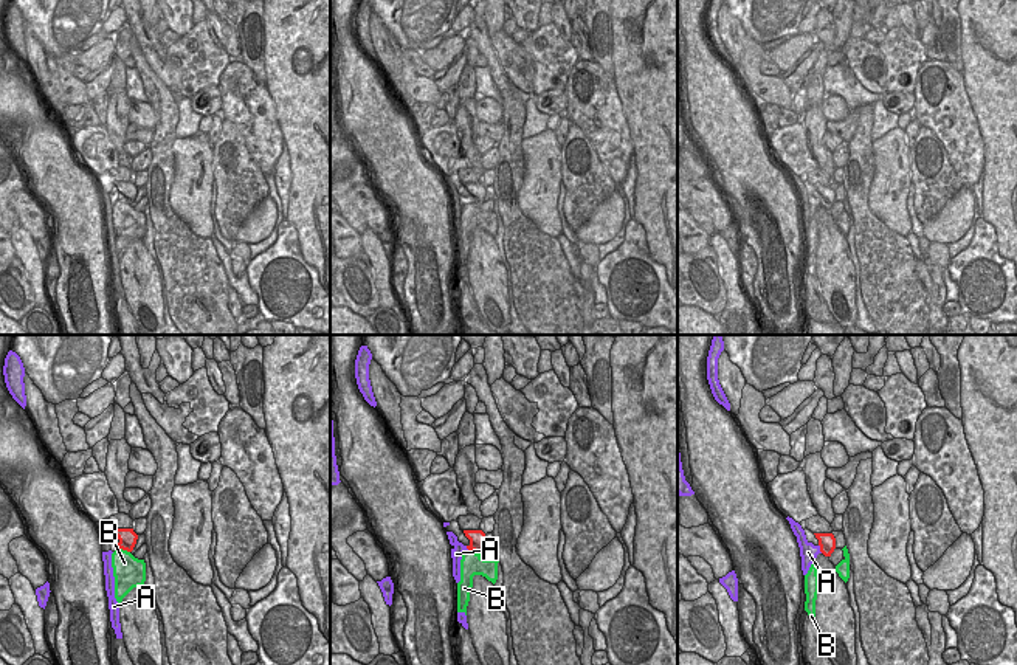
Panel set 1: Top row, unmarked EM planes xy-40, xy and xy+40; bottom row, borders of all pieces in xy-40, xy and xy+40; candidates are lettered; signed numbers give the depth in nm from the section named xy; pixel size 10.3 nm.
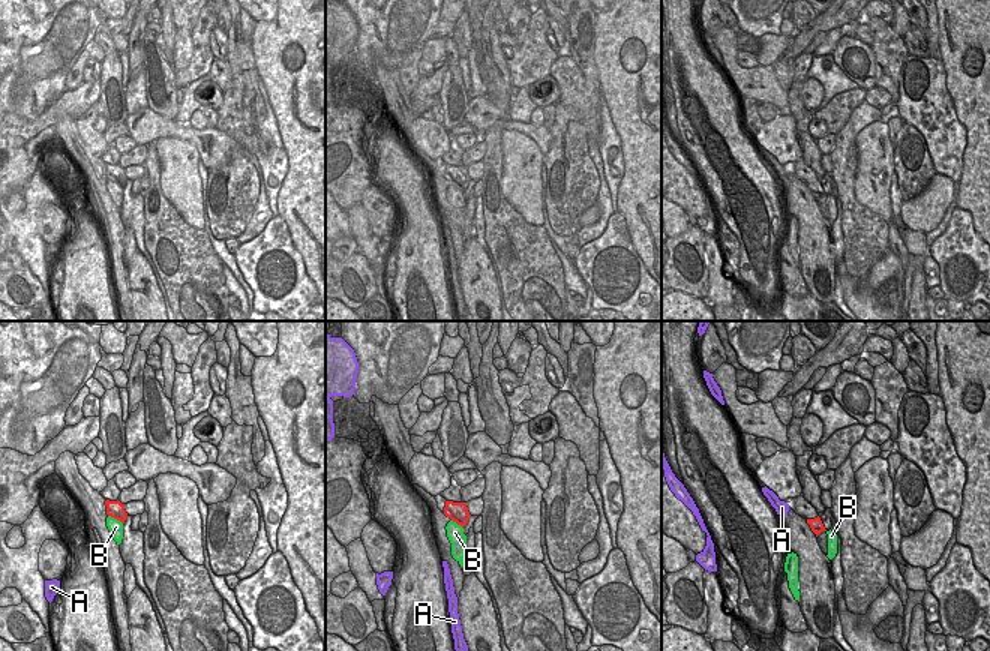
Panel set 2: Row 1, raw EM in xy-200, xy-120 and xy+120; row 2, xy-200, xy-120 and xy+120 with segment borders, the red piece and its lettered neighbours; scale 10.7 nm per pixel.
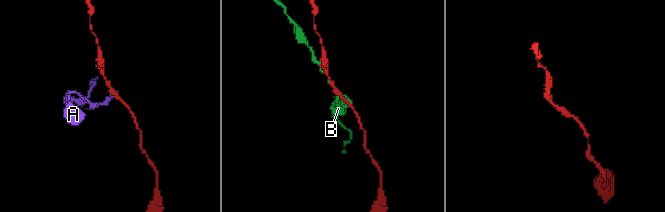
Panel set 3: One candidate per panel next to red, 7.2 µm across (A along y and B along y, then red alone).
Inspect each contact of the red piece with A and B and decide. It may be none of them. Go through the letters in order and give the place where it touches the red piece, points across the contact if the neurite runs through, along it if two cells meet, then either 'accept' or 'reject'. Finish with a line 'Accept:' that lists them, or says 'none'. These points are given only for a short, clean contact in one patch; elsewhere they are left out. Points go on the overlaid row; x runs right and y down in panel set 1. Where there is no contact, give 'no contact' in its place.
A: meets red in xy+40 at (820, 549); border along xy+40 (819, 544), (822, 552); reject
B: meets red in xy-40 at (124, 549); reject
Accept: none

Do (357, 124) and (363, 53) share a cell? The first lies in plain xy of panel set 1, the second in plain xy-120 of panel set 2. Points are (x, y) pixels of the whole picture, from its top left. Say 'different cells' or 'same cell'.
different cells

